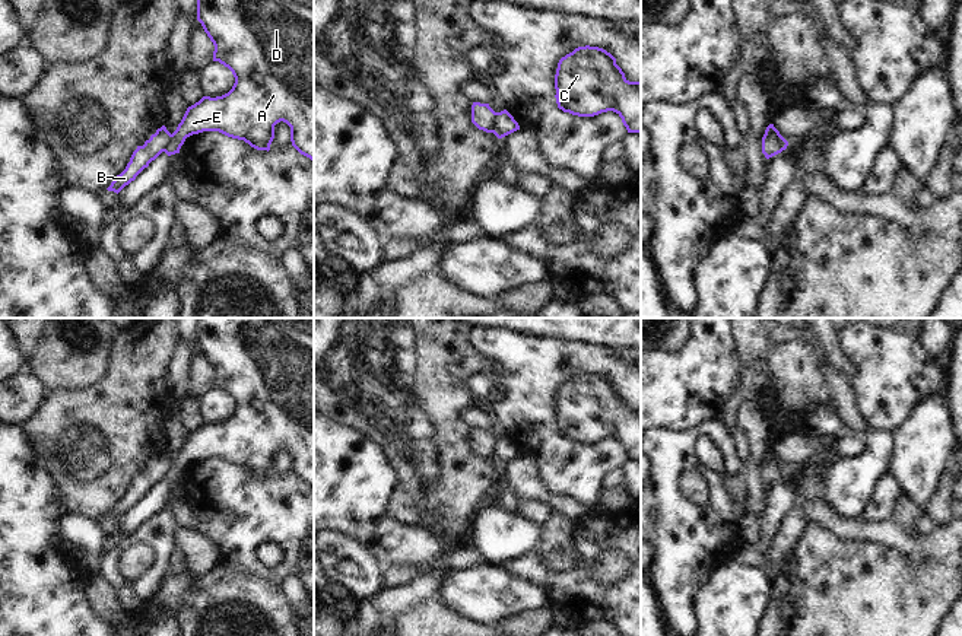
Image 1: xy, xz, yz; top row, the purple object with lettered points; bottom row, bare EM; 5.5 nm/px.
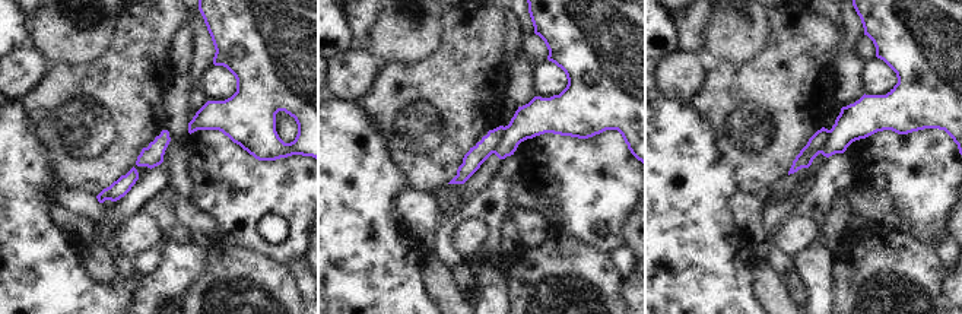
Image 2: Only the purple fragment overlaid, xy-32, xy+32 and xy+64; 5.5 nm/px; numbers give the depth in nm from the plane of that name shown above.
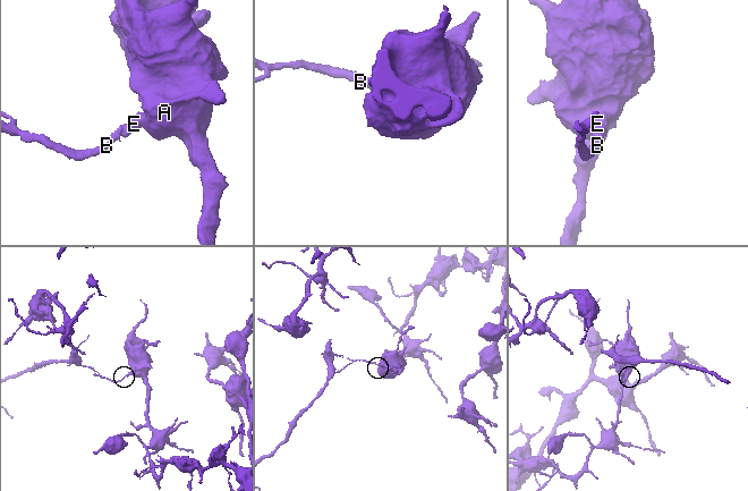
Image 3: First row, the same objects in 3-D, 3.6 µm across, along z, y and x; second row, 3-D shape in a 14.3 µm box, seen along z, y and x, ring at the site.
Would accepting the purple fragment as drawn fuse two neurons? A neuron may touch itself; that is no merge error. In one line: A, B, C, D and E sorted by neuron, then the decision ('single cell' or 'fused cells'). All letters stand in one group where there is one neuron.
groups A C D E / B; fused cells

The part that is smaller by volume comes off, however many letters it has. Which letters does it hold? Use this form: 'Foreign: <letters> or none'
Foreign: B

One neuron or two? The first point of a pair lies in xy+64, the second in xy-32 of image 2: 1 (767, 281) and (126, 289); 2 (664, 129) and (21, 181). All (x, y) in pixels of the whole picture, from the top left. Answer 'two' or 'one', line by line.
1: two
2: one

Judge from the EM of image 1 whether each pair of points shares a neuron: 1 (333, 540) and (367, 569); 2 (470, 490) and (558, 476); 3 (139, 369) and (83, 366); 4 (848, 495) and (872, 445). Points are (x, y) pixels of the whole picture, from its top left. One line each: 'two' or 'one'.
1: one
2: two
3: two
4: one

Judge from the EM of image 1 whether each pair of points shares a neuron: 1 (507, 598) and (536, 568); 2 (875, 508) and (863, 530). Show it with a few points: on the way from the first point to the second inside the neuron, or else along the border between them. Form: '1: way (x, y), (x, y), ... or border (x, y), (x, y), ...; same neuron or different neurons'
1: border (502, 566), (539, 585), (546, 592), (548, 604); different neurons
2: border (892, 517), (883, 521), (859, 520); different neurons

